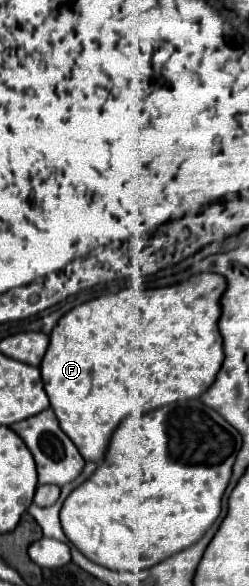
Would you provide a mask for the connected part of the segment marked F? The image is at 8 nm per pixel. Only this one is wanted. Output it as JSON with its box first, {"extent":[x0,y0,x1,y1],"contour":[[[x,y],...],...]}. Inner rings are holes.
{"extent":[40,273,226,463],"contour":[[[200,273],[190,277],[188,281],[182,281],[178,285],[170,285],[170,287],[162,287],[162,289],[136,289],[136,287],[128,287],[122,289],[114,295],[102,295],[94,301],[82,303],[78,307],[74,307],[72,311],[68,311],[58,325],[52,329],[50,333],[50,345],[48,351],[42,359],[40,365],[40,373],[42,373],[42,381],[44,381],[44,391],[50,399],[50,407],[54,409],[62,431],[74,441],[74,445],[78,447],[78,451],[82,453],[82,457],[86,461],[94,461],[100,463],[104,459],[104,453],[108,449],[110,443],[110,435],[114,433],[114,429],[118,427],[118,423],[122,419],[126,419],[126,415],[146,415],[158,407],[164,407],[166,403],[174,403],[174,401],[184,401],[184,399],[198,399],[216,379],[222,361],[224,361],[224,351],[222,351],[222,335],[218,331],[218,319],[222,313],[222,305],[220,299],[226,293],[226,279],[218,273]]]}

